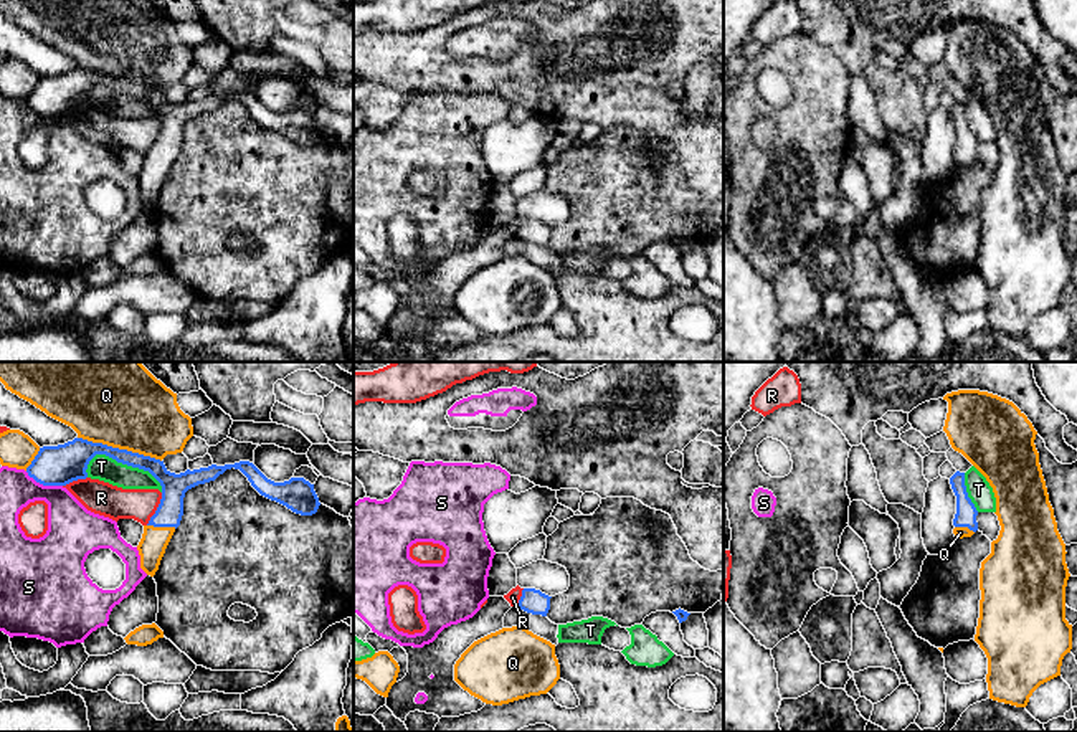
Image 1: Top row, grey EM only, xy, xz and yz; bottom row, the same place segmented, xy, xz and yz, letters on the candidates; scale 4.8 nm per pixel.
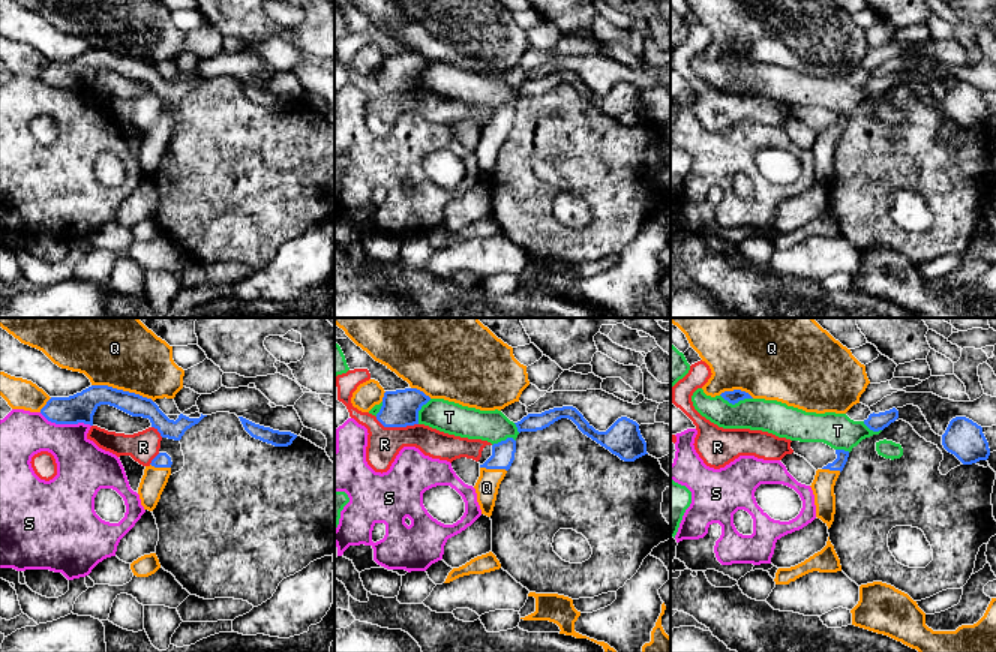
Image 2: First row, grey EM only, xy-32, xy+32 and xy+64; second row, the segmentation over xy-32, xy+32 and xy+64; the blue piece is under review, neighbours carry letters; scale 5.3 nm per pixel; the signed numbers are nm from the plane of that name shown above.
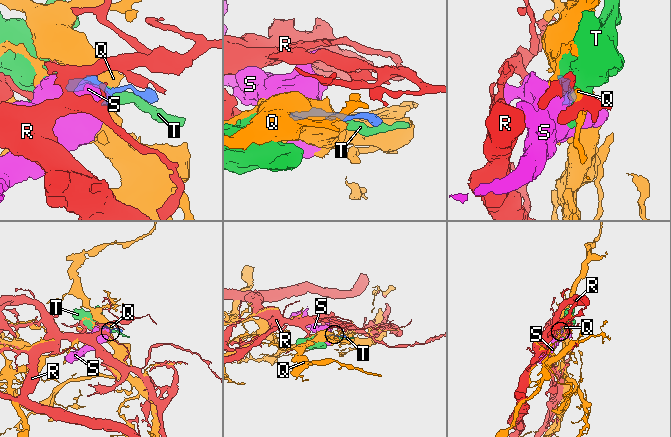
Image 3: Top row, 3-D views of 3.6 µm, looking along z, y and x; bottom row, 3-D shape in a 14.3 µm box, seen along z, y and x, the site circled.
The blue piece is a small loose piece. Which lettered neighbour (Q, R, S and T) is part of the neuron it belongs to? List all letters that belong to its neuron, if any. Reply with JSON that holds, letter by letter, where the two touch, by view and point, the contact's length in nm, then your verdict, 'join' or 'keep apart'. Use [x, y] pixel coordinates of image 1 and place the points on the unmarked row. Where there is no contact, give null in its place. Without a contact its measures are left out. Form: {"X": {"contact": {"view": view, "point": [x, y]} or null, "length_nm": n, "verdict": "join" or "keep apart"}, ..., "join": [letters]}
{"Q": {"contact": {"view": "xy", "point": [118, 78]}, "length_nm": 420, "verdict": "join"}, "R": {"contact": {"view": "xy", "point": [157, 139]}, "length_nm": 180, "verdict": "keep apart"}, "S": {"contact": {"view": "xy", "point": [43, 114]}, "length_nm": 200, "verdict": "keep apart"}, "T": {"contact": {"view": "xy", "point": [124, 93]}, "length_nm": 400, "verdict": "keep apart"}, "join": ["Q"]}

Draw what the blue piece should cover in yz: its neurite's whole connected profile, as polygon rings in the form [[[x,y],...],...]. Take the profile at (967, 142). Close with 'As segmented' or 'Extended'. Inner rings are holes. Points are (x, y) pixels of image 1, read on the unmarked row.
[[[956,101],[950,107],[950,114],[956,126],[956,144],[953,149],[955,169],[971,167],[978,160],[978,152],[976,152],[978,140],[971,132],[971,129],[968,127],[965,116],[965,102]]]. Extended

